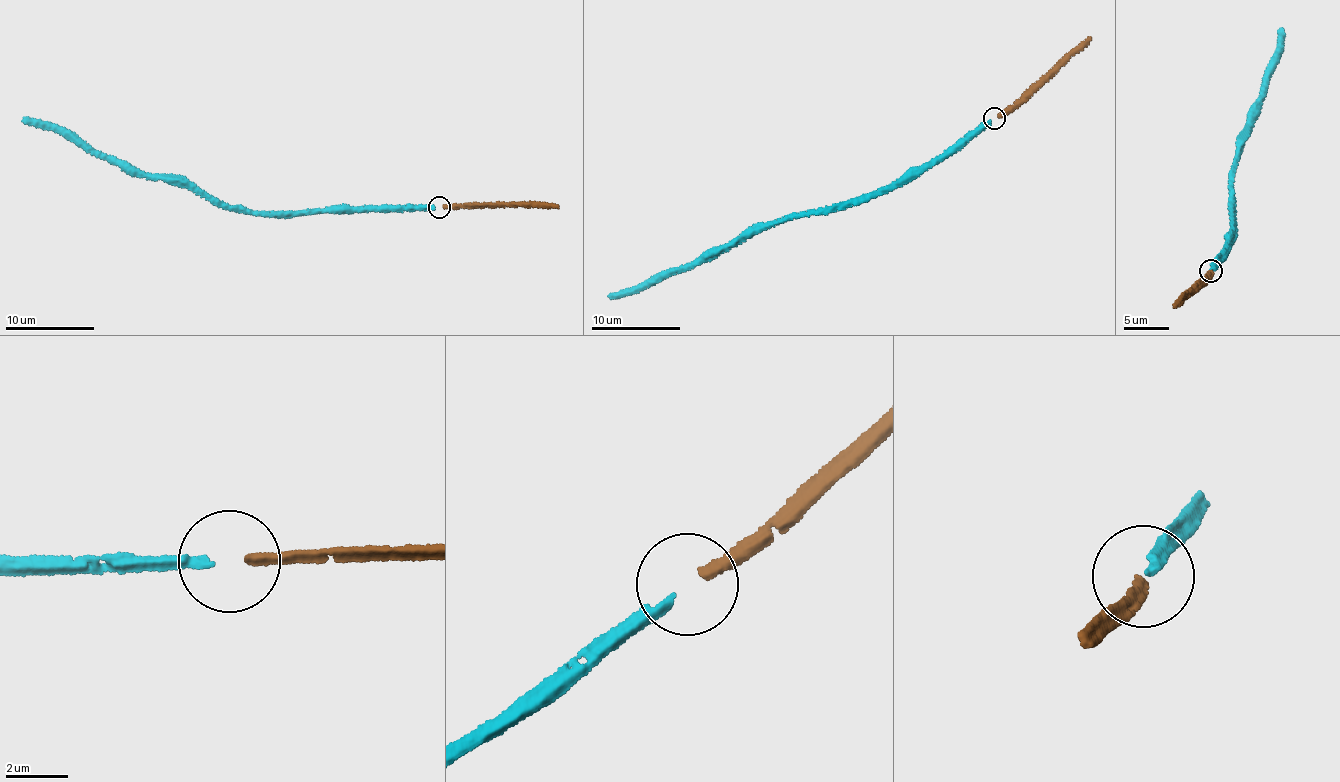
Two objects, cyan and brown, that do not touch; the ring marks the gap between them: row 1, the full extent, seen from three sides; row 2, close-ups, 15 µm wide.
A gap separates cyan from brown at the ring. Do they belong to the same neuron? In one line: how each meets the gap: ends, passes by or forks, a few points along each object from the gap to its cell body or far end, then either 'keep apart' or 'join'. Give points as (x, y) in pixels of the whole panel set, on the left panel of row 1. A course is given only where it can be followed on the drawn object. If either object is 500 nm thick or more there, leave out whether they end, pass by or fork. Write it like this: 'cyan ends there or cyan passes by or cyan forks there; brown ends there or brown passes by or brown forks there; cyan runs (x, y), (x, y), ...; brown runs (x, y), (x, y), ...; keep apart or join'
cyan ends there; brown ends there; cyan runs (434, 207), (249, 213), (216, 205), (172, 180), (133, 175), (55, 130), (22, 121); brown runs (443, 207), (558, 206); join

